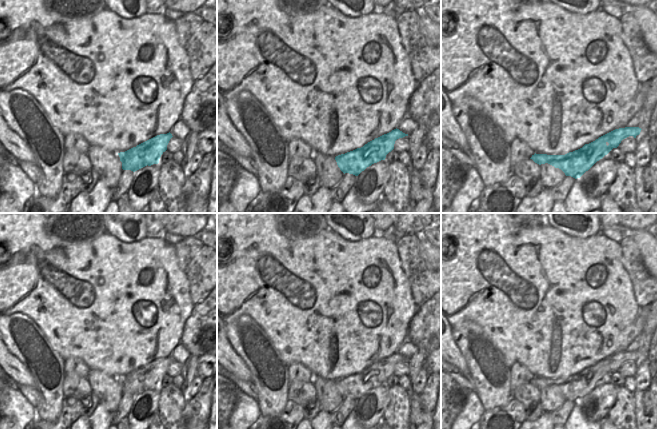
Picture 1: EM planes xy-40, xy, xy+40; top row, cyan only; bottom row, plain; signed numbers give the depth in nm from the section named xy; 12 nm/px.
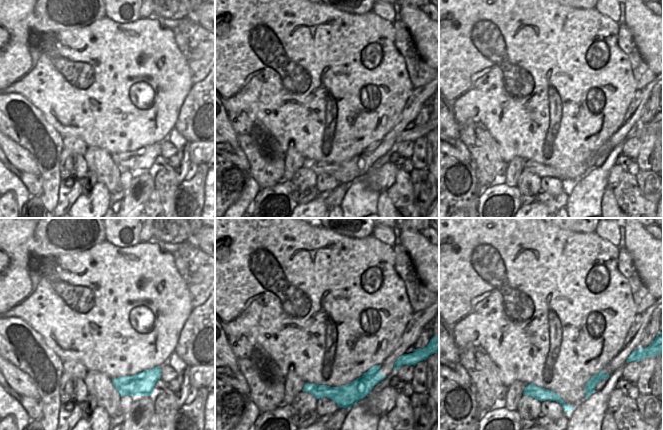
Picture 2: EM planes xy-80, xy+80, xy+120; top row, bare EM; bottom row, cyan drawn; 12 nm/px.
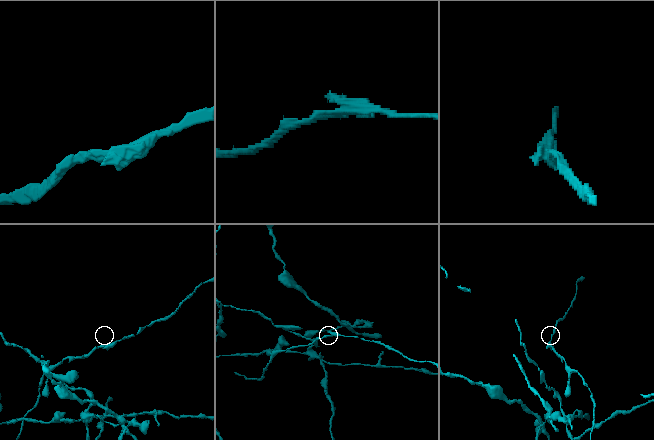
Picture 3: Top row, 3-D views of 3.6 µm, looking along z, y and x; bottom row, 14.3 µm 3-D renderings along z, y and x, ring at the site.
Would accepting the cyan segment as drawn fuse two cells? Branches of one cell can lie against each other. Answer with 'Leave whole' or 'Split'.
Split.

